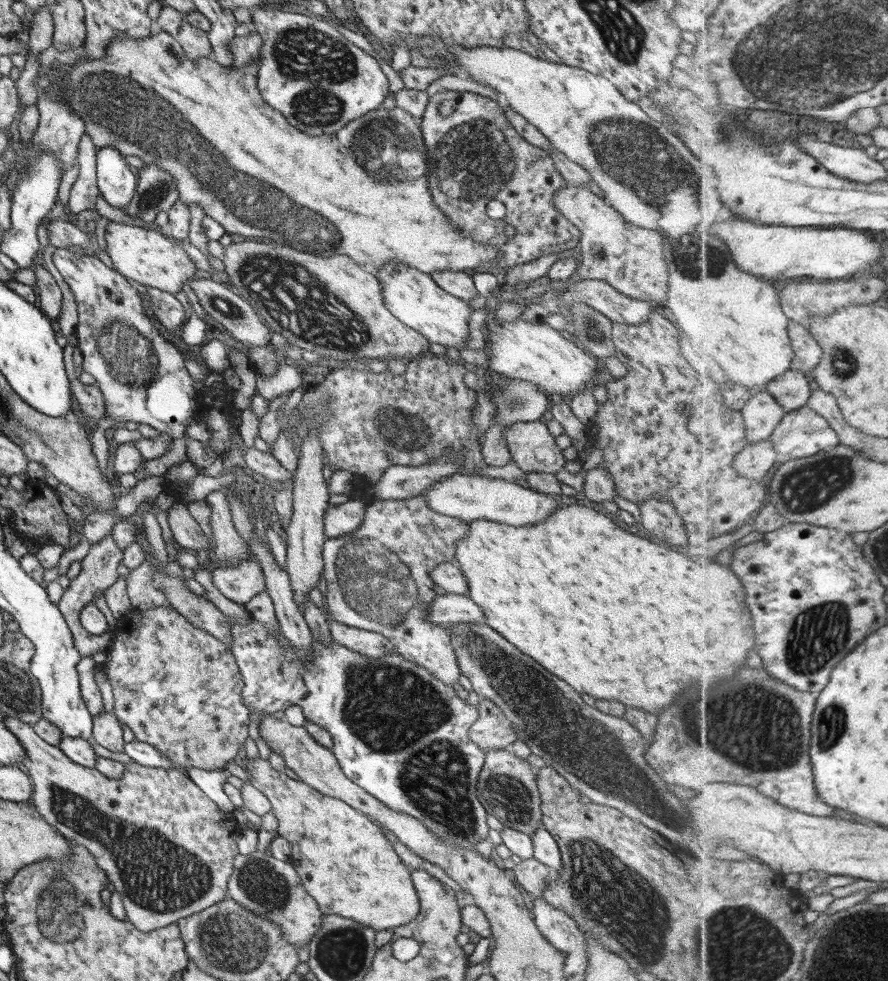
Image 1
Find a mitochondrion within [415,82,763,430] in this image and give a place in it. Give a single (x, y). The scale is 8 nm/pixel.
(650, 168)

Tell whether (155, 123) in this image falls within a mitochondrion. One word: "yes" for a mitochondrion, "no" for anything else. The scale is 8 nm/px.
yes

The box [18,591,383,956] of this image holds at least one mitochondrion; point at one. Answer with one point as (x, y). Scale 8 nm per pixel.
(162, 879)

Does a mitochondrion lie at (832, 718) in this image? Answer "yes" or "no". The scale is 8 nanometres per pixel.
yes

